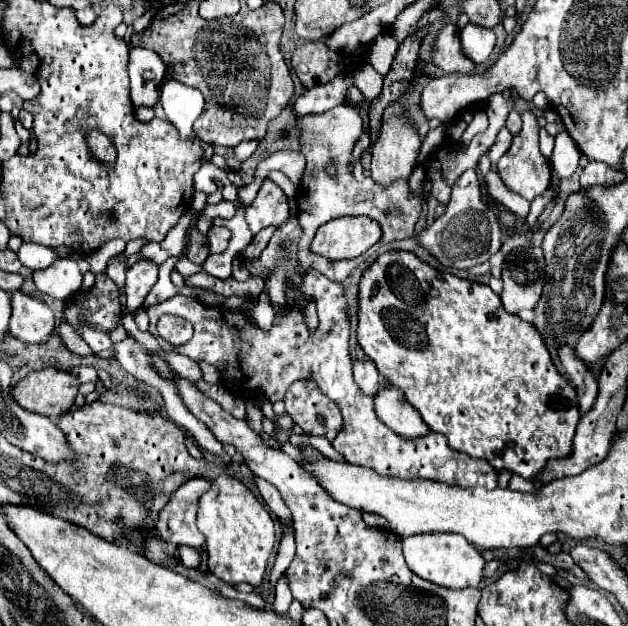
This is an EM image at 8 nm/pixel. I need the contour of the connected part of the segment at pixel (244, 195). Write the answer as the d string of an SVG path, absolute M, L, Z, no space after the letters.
M255 173L255 181L253 181L251 185L245 185L245 187L239 189L239 199L241 199L245 205L249 205L251 199L255 199L255 195L257 195L257 173Z

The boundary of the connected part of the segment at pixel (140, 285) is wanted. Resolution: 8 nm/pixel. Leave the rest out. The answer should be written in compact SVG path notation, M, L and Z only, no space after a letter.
M139 259L133 267L127 269L127 285L125 285L125 293L127 293L127 301L125 301L125 309L127 311L135 311L143 305L145 295L149 293L149 289L157 283L157 263L151 259Z

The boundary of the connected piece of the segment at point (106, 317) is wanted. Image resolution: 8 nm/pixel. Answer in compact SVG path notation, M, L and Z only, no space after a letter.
M105 273L95 275L91 291L75 293L67 301L63 319L75 329L75 333L81 333L83 325L109 333L121 321L119 293L119 287Z

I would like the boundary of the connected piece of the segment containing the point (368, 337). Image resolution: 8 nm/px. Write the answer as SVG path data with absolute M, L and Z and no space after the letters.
M387 251L381 257L377 257L377 261L363 273L361 283L359 283L359 327L357 327L357 337L359 337L359 345L365 351L365 355L369 359L375 361L379 373L383 375L383 379L393 385L399 387L405 395L405 399L421 413L423 421L429 425L429 429L433 429L435 433L441 433L447 437L449 447L465 453L473 459L485 459L489 461L489 465L501 473L501 471L509 471L513 475L521 475L527 481L535 481L537 475L545 469L545 465L551 459L565 459L573 453L573 437L575 437L575 429L577 423L581 419L579 413L579 401L577 401L577 391L573 389L573 385L555 369L549 351L539 335L539 331L523 321L519 315L507 313L503 309L501 299L487 287L475 281L467 281L467 279L459 279L455 275L449 273L439 273L437 269L425 265L423 261L419 261L413 253L407 251Z

